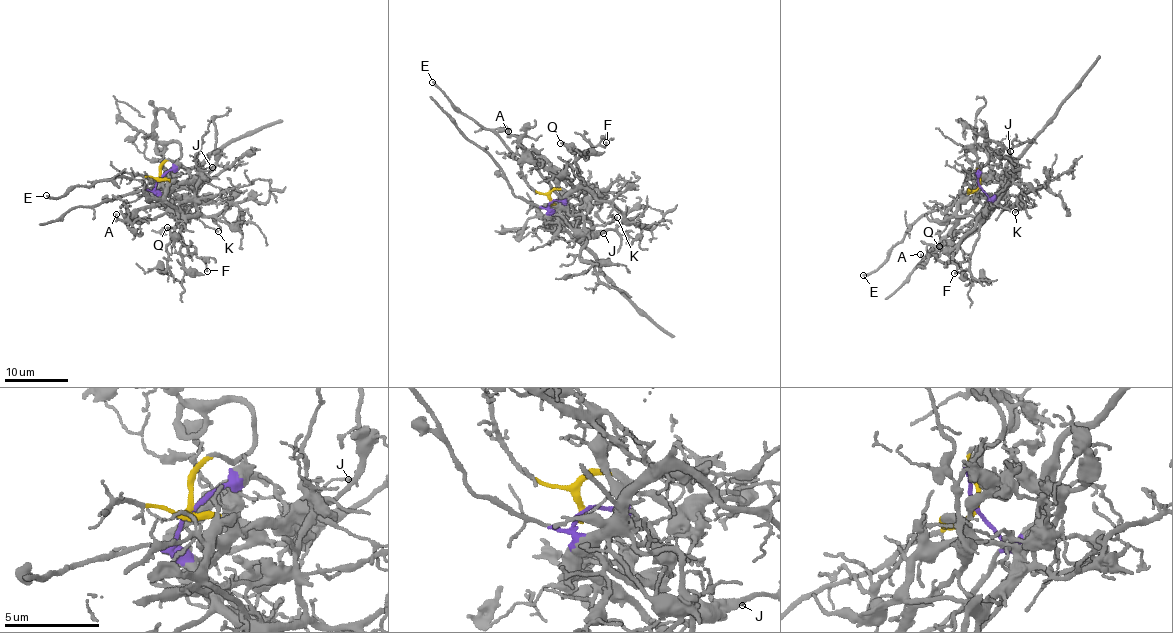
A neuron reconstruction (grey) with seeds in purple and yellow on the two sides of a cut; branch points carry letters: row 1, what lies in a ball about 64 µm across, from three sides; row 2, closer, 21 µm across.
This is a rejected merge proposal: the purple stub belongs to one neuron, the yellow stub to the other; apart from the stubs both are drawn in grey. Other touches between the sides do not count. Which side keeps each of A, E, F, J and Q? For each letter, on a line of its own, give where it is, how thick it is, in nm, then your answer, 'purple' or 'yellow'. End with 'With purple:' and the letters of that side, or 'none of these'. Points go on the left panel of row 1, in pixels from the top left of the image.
A: at (116, 214); 140 nm thick; yellow
E: at (46, 195); 190 nm thick; yellow
F: at (207, 271); 110 nm thick; purple
J: at (212, 167); 130 nm thick; purple
Q: at (167, 227); 160 nm thick; purple
With purple: F, J, Q

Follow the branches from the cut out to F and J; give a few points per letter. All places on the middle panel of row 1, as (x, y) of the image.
F: (551, 201), (549, 208), (557, 207), (580, 181), (575, 164), (583, 150), (599, 144), (604, 146), (607, 142)
J: (551, 201), (549, 208), (560, 220), (575, 225), (581, 233), (592, 236), (604, 232)

